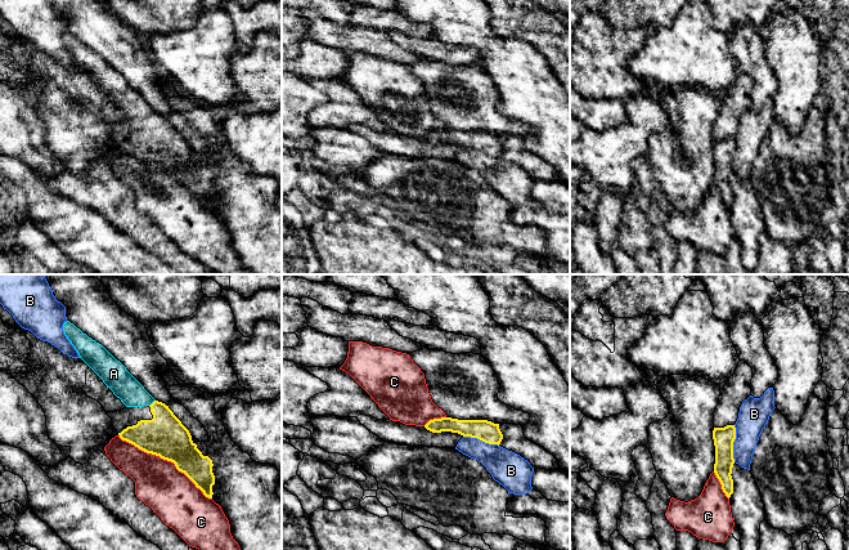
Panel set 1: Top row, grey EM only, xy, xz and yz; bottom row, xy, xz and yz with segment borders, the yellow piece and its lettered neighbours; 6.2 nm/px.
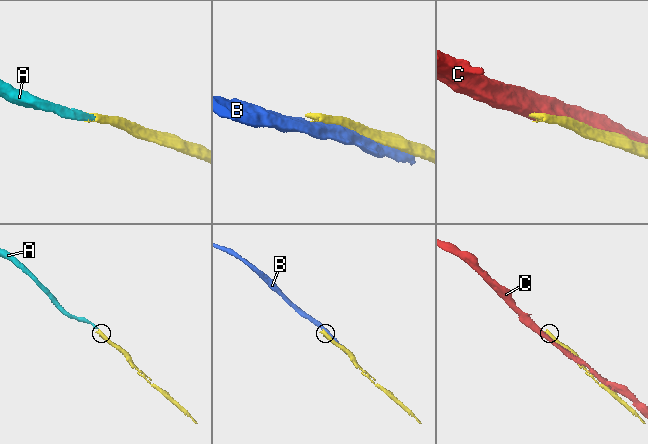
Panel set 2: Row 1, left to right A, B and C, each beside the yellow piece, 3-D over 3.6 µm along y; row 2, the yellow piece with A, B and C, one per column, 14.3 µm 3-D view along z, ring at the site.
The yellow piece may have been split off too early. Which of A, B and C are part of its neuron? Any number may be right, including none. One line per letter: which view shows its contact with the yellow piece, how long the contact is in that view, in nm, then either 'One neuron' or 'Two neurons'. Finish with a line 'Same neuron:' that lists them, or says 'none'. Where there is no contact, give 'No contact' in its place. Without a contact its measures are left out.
A: Touches yellow in xy. Shared border 60 nm. One neuron
B: Touches yellow in yz. Shared border 240 nm. Two neurons
C: Touches yellow in xy. Shared border 700 nm. Two neurons
Same neuron: A

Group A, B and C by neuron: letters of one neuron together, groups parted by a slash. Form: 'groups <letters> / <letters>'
groups A / B / C

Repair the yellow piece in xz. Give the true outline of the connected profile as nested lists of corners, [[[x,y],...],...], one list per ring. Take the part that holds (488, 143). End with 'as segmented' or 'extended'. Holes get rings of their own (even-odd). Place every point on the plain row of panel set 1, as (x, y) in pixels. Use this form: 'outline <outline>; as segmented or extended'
outline [[[441,129],[430,131],[424,139],[432,144],[452,143],[463,148],[477,149],[489,156],[500,156],[503,146],[499,135],[488,131],[458,131]]]; as segmented

